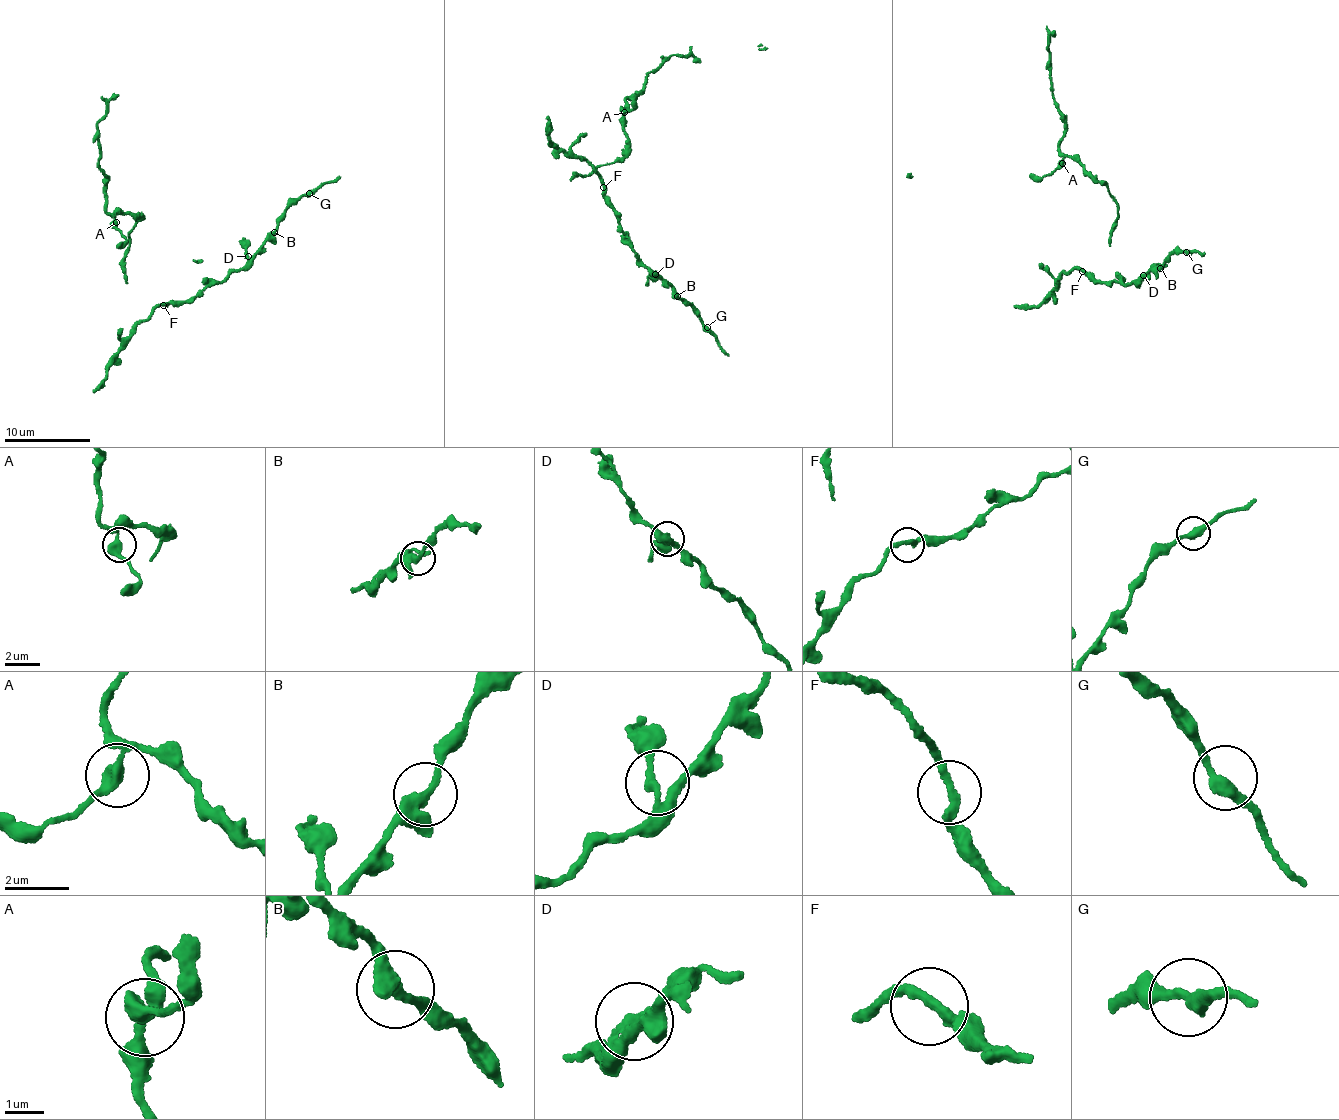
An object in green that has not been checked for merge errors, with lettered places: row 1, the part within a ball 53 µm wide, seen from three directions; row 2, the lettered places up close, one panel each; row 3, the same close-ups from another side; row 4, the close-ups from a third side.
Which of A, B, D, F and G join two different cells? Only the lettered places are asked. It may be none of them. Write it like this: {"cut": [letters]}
{"cut": []}

